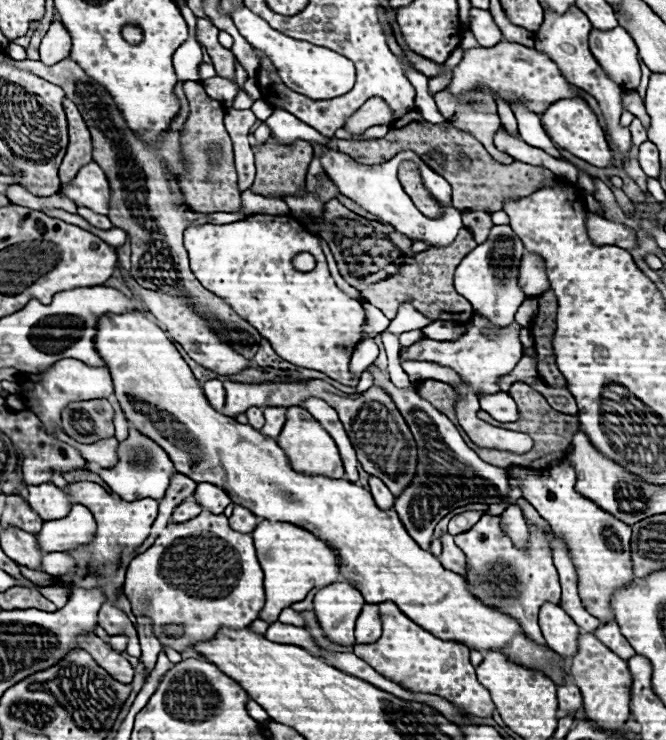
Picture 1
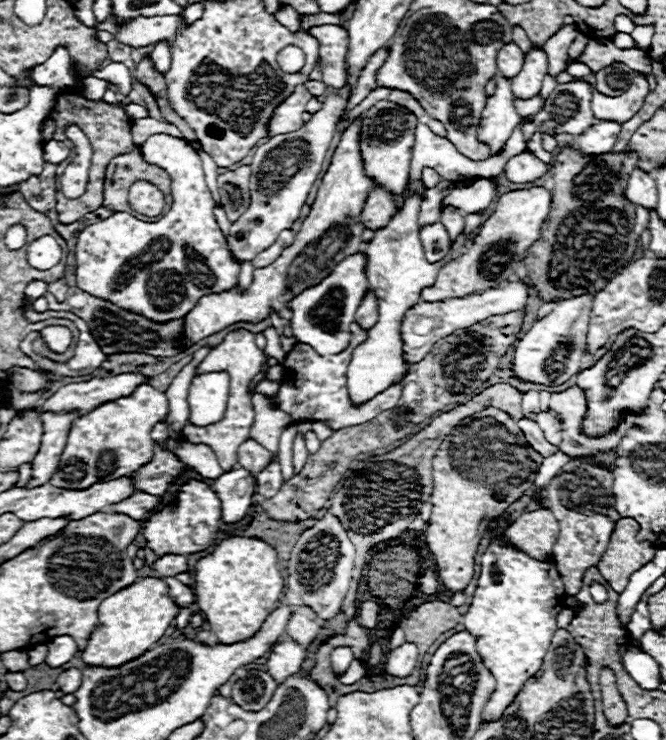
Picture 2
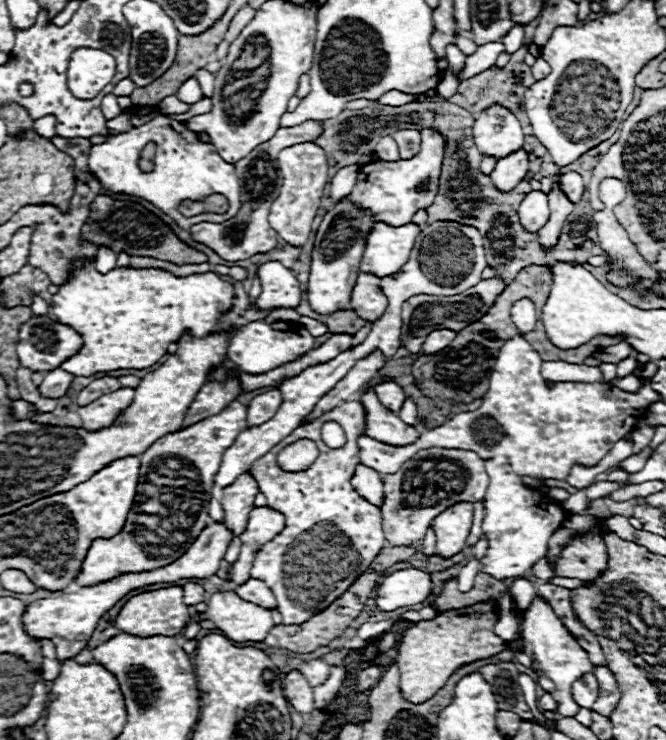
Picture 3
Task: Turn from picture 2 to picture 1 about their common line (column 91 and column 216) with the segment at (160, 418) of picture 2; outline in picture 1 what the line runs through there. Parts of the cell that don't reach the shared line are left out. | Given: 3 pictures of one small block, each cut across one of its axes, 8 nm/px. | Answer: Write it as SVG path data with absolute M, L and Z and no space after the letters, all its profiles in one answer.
M134 310L134 312L124 312L124 314L104 314L96 322L96 352L104 358L104 362L110 368L112 380L114 380L114 390L116 398L128 418L128 422L152 438L156 444L160 444L174 468L180 474L186 474L194 482L208 482L214 486L224 488L224 492L232 498L234 504L244 506L252 510L258 518L272 520L272 522L288 522L294 526L300 526L322 542L328 542L332 546L332 552L338 556L338 568L340 576L344 582L350 582L354 588L358 588L368 604L380 604L380 602L396 602L396 606L412 618L418 626L434 634L436 638L442 640L454 640L460 642L472 650L496 650L502 652L508 660L522 664L524 668L538 670L552 678L558 686L564 684L564 678L568 676L568 670L562 666L562 656L550 650L548 646L532 642L520 622L514 622L512 616L504 614L502 610L496 610L480 598L476 598L468 586L464 576L446 570L440 560L422 550L406 532L402 526L398 514L394 510L380 510L372 494L344 478L334 480L334 478L324 478L324 476L304 476L296 474L292 466L288 464L286 454L278 448L278 444L272 438L264 438L258 430L252 426L238 424L234 418L228 418L220 412L216 412L202 388L198 386L198 380L194 378L190 366L184 362L180 352L176 350L174 342L168 340L166 332L152 320L152 316L144 310Z

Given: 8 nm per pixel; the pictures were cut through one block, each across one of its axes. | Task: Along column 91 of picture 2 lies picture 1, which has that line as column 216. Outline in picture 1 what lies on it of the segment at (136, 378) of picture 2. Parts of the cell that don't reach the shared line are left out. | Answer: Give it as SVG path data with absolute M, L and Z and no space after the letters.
M208 380L208 382L202 386L202 390L204 390L210 406L220 412L220 410L224 408L224 398L226 398L222 382L220 382L220 380Z

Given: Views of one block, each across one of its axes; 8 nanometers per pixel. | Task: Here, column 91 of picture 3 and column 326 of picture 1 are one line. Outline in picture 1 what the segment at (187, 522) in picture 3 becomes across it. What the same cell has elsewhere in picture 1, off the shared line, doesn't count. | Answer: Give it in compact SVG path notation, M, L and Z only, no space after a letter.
M264 520L254 528L252 538L260 568L264 570L264 590L266 590L266 602L258 614L260 620L266 620L270 624L276 622L278 614L284 608L292 606L294 602L302 602L312 588L324 588L332 582L338 582L340 578L334 552L322 540L312 536L308 530L302 530L286 522Z

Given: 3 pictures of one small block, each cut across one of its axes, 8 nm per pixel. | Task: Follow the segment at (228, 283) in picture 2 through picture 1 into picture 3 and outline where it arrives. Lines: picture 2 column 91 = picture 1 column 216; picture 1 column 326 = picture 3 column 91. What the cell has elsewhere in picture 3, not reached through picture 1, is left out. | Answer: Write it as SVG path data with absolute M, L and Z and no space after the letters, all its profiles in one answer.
M94 266L78 270L66 286L52 296L52 314L60 324L74 328L84 344L80 352L68 358L62 368L74 376L92 376L104 370L116 368L148 368L156 364L172 342L178 342L184 330L192 330L196 336L206 336L214 330L218 316L232 306L234 288L224 282L218 274L194 274L194 276L172 276L162 270L134 270L134 268L114 268L108 274L100 274Z

